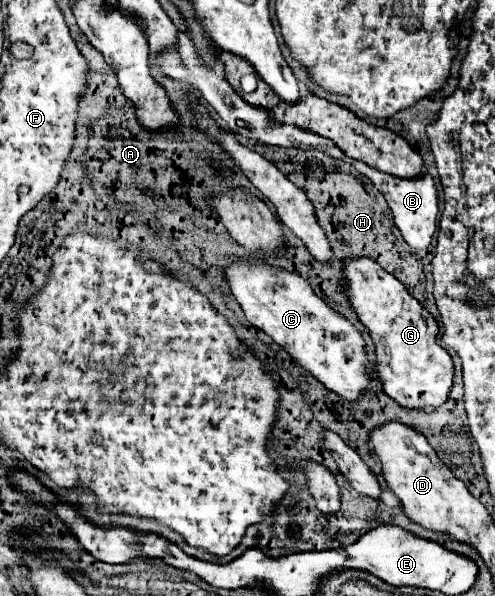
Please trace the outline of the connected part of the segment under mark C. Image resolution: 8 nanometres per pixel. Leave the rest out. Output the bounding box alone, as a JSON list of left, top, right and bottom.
[226,261,370,403]

